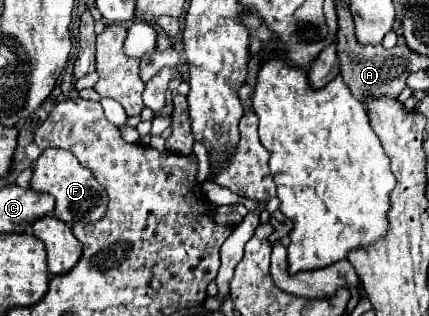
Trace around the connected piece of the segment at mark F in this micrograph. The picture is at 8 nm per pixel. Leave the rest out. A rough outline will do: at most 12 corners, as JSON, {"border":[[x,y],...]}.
{"border":[[45,149],[31,189],[69,225],[99,221],[109,201],[71,151]]}

